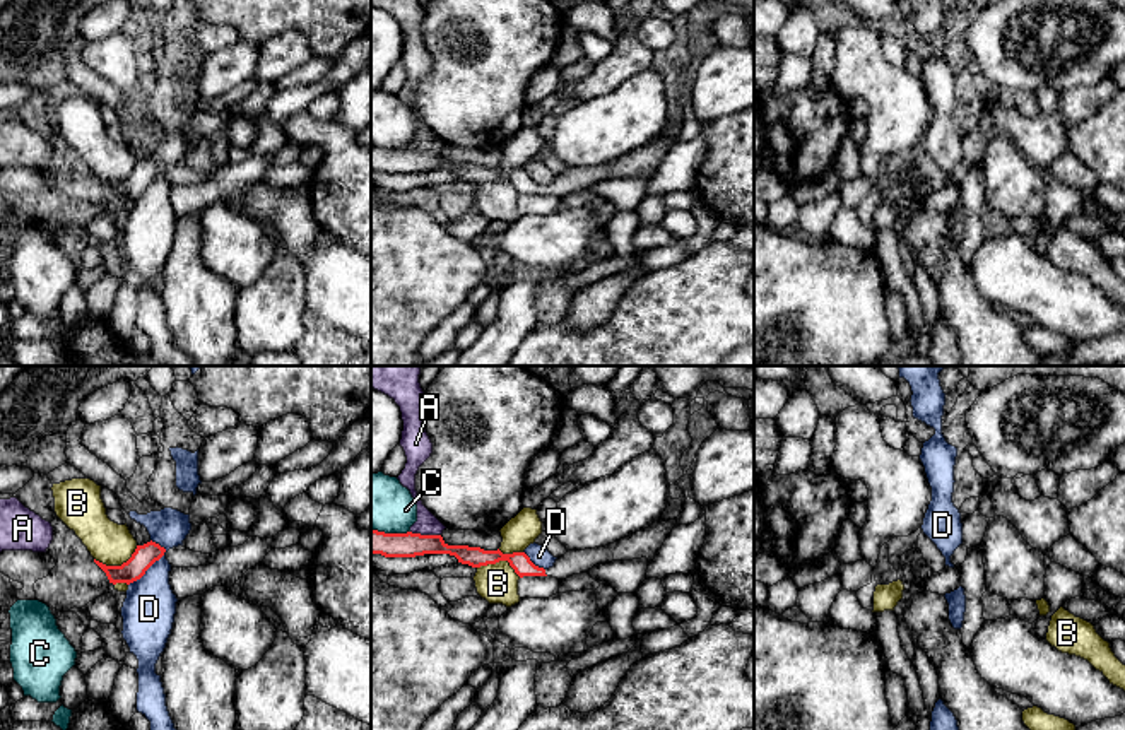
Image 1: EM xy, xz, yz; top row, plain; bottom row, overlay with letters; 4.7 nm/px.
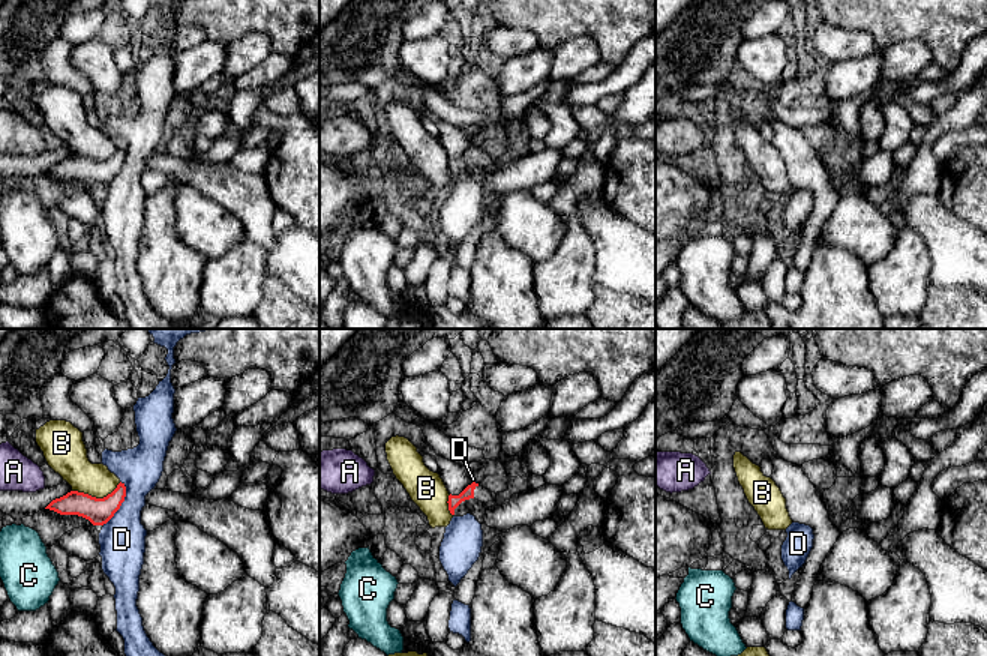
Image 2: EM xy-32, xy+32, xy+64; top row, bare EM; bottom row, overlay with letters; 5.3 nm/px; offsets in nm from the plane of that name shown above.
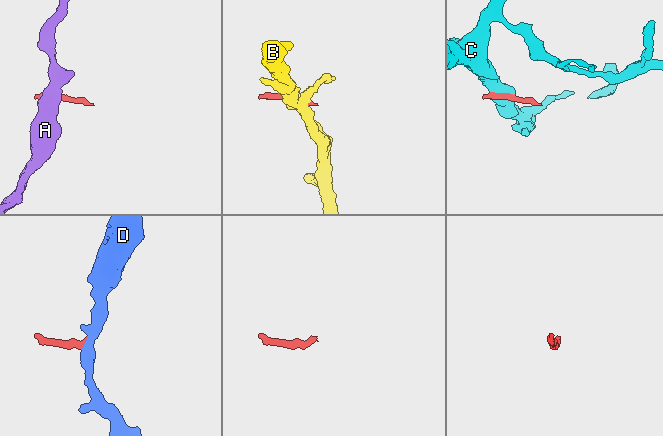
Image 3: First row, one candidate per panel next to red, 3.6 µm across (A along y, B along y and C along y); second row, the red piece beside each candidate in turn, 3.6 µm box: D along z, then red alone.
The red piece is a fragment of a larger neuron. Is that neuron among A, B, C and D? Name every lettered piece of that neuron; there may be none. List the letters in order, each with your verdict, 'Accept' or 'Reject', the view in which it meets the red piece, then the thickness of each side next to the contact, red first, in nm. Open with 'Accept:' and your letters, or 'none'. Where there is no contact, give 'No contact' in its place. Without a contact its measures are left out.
Accept: none
A: Reject. Touches red in xz. Thickness 120 nm (red) against 100 nm
B: Reject. Touches red in xy. Thickness 110 nm (red) against 200 nm
C: Reject. Touches red in xz. Thickness 120 nm (red) against 260 nm
D: Reject. Touches red in xy. Thickness 110 nm (red) against 240 nm

